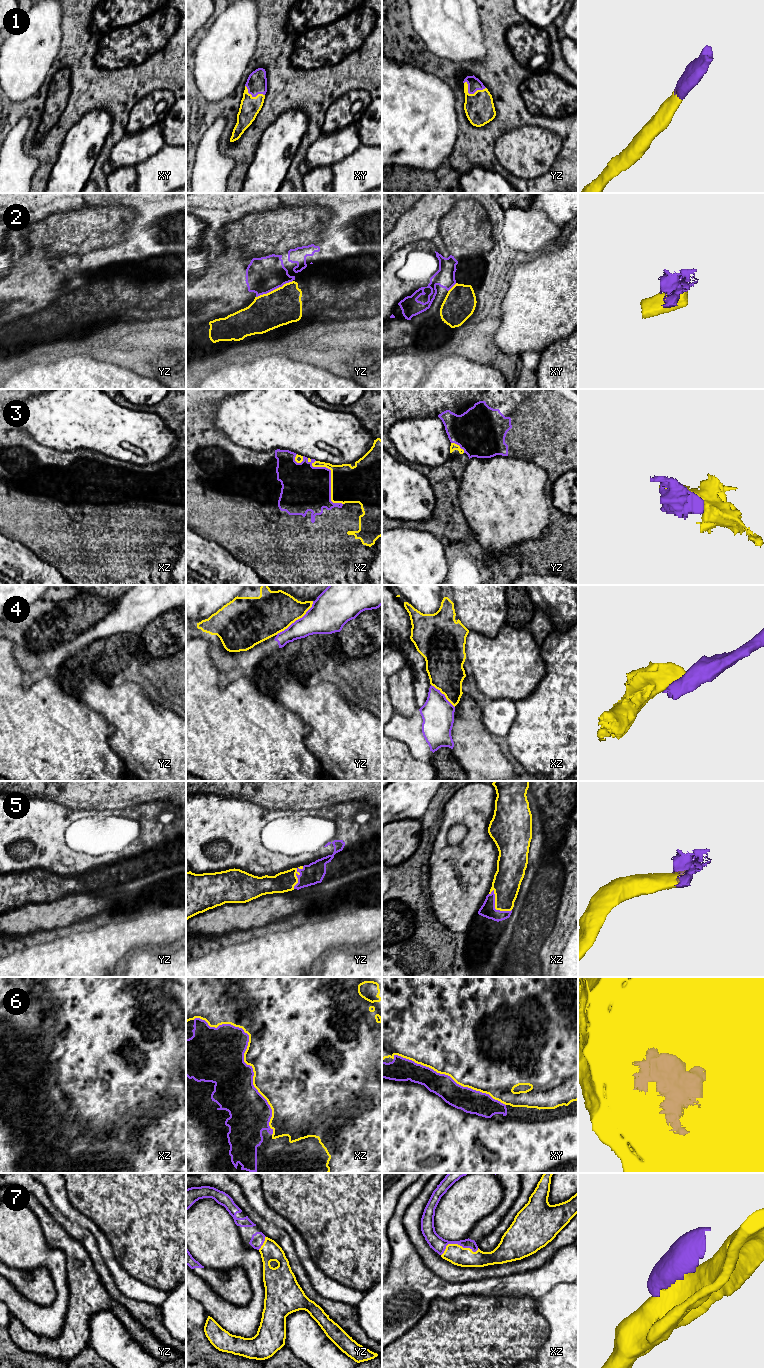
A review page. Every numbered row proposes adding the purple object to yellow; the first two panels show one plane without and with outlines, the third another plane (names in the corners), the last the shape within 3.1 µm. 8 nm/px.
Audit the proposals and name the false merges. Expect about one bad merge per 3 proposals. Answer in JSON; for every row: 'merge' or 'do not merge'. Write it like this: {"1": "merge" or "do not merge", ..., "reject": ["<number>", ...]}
{"1": "merge", "2": "do not merge", "3": "merge", "4": "do not merge", "5": "merge", "6": "merge", "7": "merge", "reject": ["2", "4"]}

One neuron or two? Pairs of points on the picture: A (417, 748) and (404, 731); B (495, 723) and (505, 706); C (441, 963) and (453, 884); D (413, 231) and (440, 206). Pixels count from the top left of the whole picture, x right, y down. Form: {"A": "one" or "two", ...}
{"A": "one", "B": "one", "C": "two", "D": "one"}

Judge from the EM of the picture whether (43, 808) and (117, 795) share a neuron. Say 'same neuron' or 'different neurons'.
different neurons

